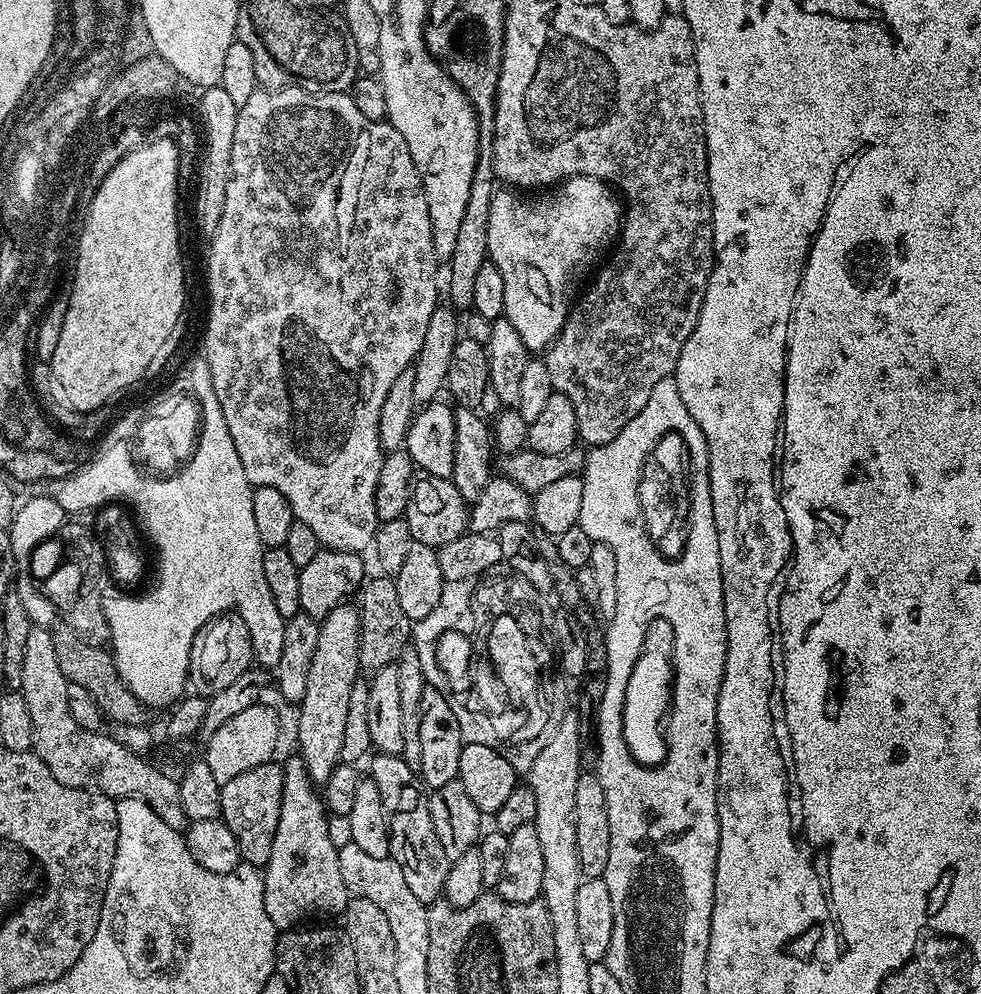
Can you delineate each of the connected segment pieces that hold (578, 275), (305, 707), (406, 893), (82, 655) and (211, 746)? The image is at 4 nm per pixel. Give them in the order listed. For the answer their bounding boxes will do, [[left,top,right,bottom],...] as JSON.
[[488,176,622,353],[296,603,361,784],[338,843,430,957],[52,622,150,725],[202,702,280,785]]

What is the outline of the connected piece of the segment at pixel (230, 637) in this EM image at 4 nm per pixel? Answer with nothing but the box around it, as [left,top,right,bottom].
[188,614,253,698]

